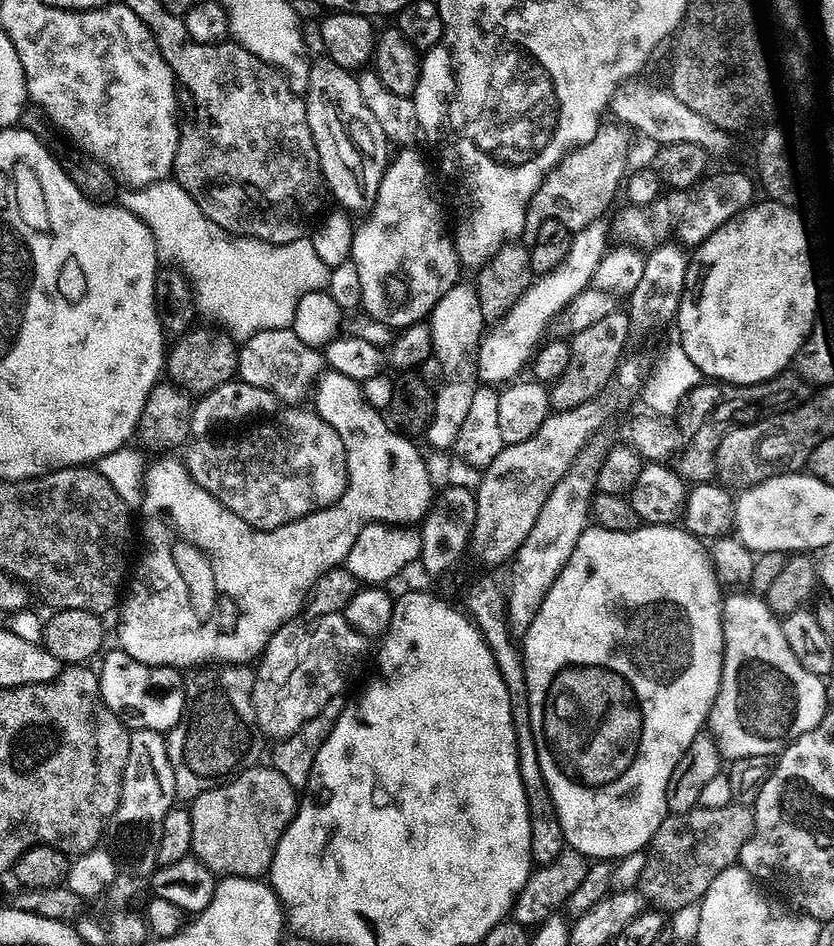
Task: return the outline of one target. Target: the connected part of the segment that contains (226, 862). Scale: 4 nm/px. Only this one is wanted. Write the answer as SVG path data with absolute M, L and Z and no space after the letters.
M257 766L239 772L210 790L198 794L190 802L190 826L192 827L191 855L201 860L217 877L251 876L260 878L272 867L272 855L276 853L282 834L288 823L296 817L298 792L271 766Z

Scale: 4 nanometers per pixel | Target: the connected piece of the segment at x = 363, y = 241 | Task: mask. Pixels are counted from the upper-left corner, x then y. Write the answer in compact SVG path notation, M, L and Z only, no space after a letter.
M401 147L397 156L387 161L371 201L372 213L361 224L359 221L352 234L350 260L356 263L360 300L375 323L393 330L408 328L431 313L442 291L432 264L444 264L454 256L445 229L440 229L440 208L428 189L428 168L414 149Z

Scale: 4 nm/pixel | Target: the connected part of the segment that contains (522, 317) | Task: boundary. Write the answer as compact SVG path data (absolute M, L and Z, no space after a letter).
M597 218L585 228L573 233L568 242L562 262L547 274L535 277L525 288L517 303L507 311L501 320L496 322L481 337L475 357L477 379L487 385L498 382L513 381L524 365L531 359L535 348L541 341L544 328L551 325L551 316L556 308L567 307L577 295L586 290L596 275L597 266L605 261L606 244L610 242L609 223Z

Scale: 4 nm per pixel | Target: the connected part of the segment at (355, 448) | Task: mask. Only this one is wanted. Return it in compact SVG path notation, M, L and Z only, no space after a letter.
M329 371L324 378L328 384L321 379L314 388L314 396L316 392L314 411L317 416L321 416L342 438L342 446L346 454L346 466L348 467L348 485L344 487L344 493L341 494L339 500L329 508L319 508L317 512L306 514L302 518L298 518L289 524L278 526L274 530L262 530L242 522L242 518L238 518L238 514L226 510L226 506L222 506L222 502L218 502L218 498L214 498L206 490L198 487L192 481L192 476L189 475L187 468L184 467L179 459L153 459L156 461L149 466L148 473L144 476L144 501L140 504L140 520L138 516L138 532L144 535L144 548L148 553L141 558L140 565L136 568L136 573L134 573L135 568L131 573L131 584L133 580L132 589L130 589L130 584L118 608L118 613L120 612L120 625L116 628L116 636L120 639L119 647L126 654L130 654L130 658L134 658L143 664L153 664L155 668L178 668L181 670L192 670L197 666L247 665L259 657L260 653L264 651L264 647L270 642L270 638L283 624L288 624L301 615L302 609L309 598L309 593L318 580L330 569L339 568L343 565L344 559L350 554L350 546L354 546L354 538L360 533L360 529L364 525L371 522L381 522L397 526L416 526L427 515L429 505L432 504L434 499L434 487L428 479L425 457L422 454L420 456L419 450L408 441L411 439L407 435L393 430L388 425L387 419L377 409L367 404L363 398L361 381L351 380L333 371Z

